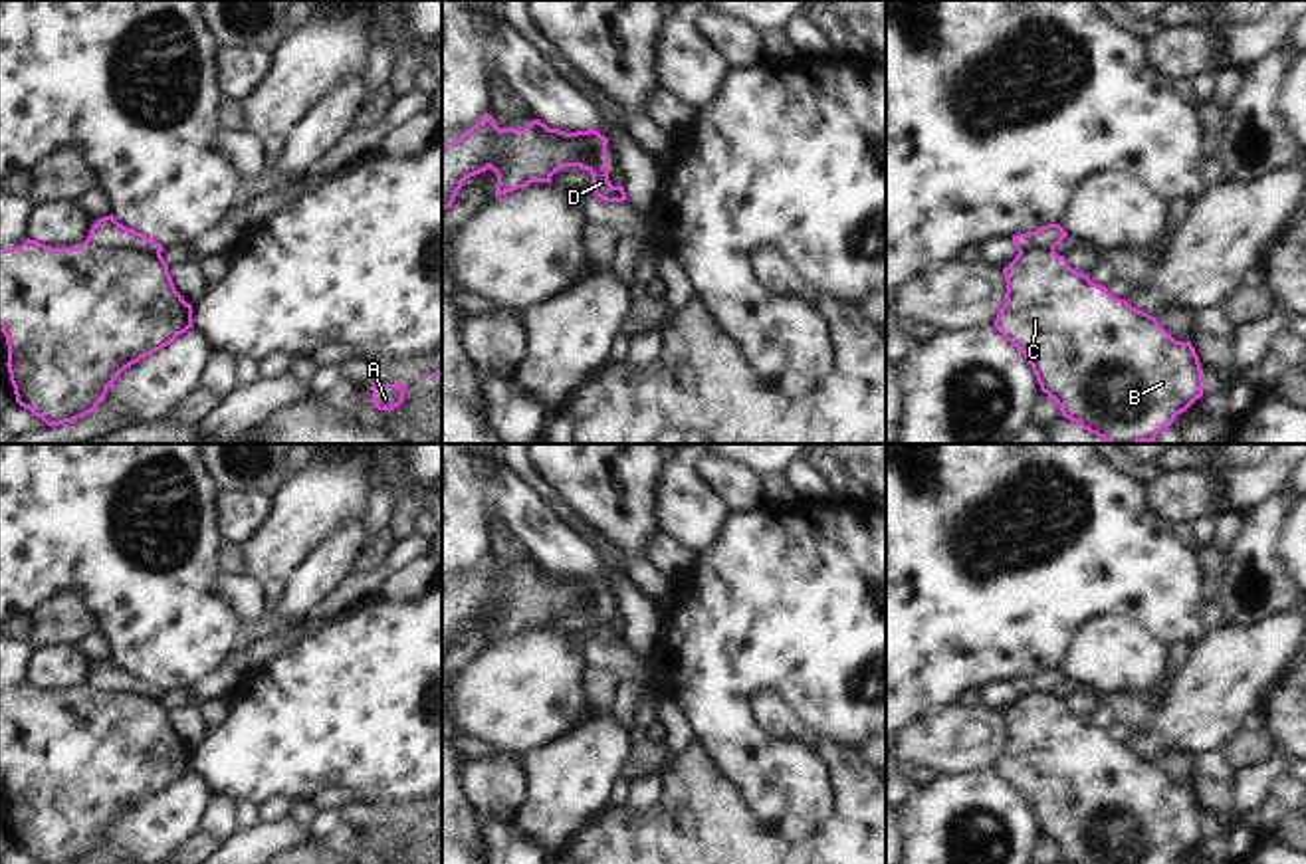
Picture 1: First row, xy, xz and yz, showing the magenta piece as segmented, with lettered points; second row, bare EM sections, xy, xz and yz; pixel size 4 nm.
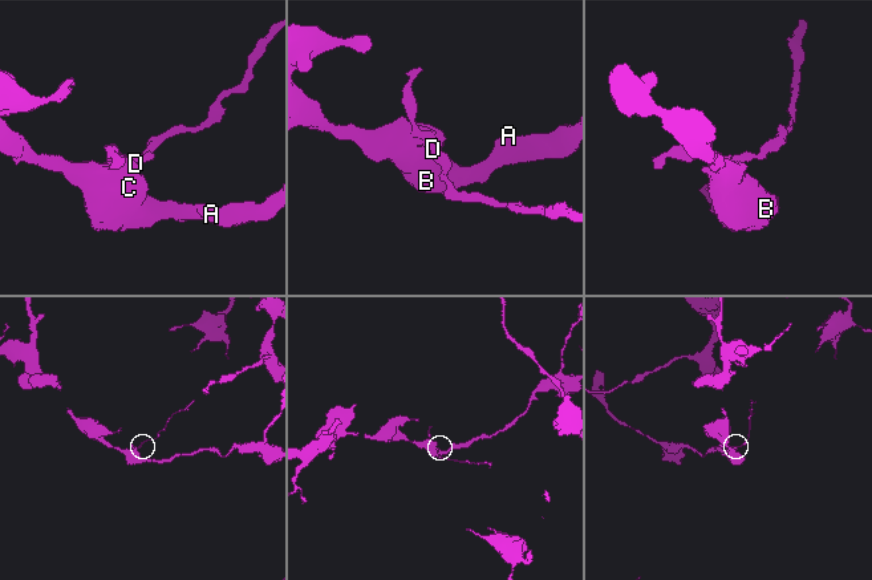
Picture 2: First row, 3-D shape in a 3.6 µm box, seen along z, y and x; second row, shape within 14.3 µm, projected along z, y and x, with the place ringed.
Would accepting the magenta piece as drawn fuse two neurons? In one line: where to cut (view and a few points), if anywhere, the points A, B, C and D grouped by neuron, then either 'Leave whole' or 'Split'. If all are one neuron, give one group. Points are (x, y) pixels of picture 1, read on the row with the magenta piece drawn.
Split along xy (88, 238), (102, 246), (137, 246), (159, 254). Groups: A B C / D. Split.

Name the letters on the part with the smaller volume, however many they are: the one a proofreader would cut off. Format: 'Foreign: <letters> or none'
Foreign: D.

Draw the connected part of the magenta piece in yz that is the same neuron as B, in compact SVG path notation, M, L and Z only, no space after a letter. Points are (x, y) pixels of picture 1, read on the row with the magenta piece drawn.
M1029 248L1015 256L1003 275L1007 293L993 323L995 329L1025 355L1040 390L1060 406L1062 416L1078 422L1090 434L1108 444L1155 442L1155 436L1171 426L1177 414L1203 396L1203 369L1191 341L1175 341L1155 317L1072 270L1064 256Z

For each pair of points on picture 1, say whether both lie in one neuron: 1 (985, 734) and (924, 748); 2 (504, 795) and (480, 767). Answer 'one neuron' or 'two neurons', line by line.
1: one neuron
2: one neuron

